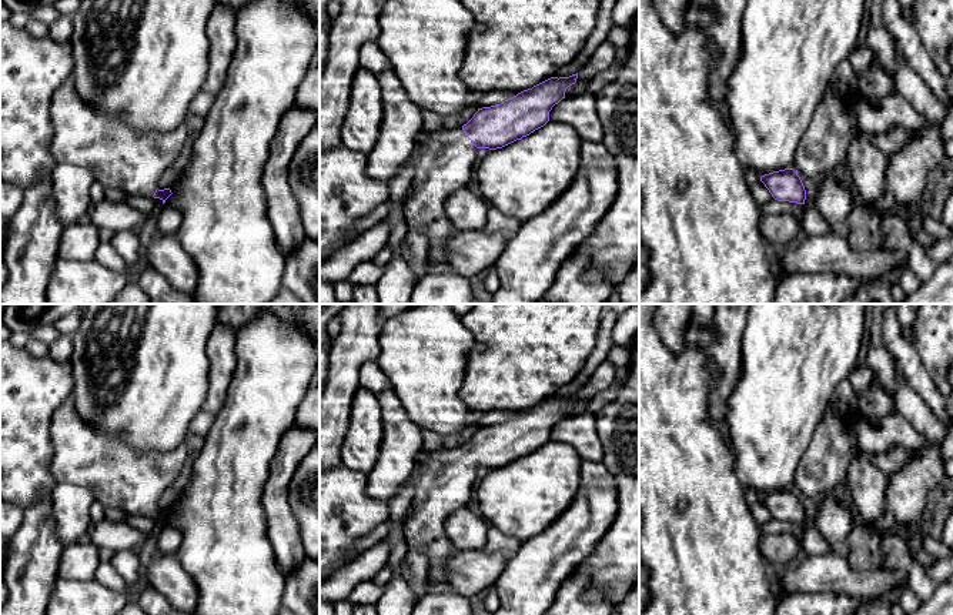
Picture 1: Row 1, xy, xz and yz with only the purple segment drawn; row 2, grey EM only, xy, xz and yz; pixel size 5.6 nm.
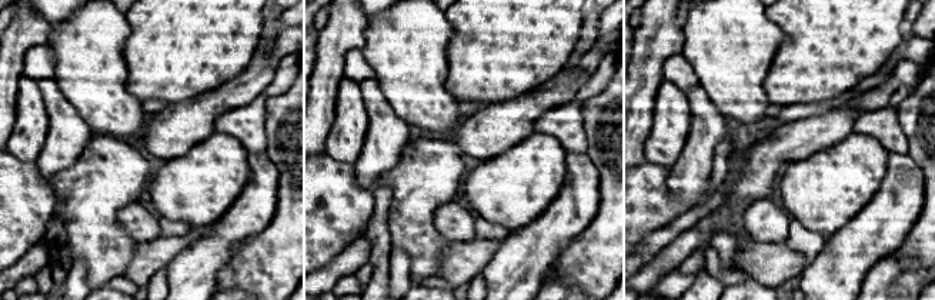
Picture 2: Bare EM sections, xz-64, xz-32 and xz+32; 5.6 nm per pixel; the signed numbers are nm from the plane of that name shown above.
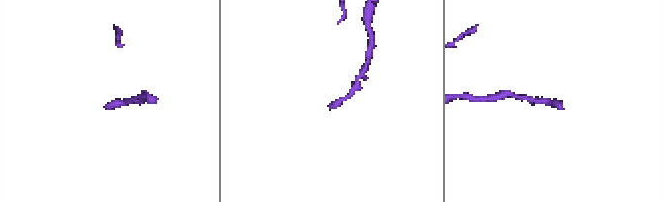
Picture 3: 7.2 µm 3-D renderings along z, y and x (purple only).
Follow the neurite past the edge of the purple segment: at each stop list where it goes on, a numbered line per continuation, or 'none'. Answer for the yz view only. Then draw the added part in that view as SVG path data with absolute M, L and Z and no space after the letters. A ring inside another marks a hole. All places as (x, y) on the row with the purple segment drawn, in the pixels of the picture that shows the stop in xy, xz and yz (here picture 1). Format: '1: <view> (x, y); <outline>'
1: yz (833, 127); M827 88L822 96L797 146L792 168L799 176L819 181L847 160L849 146L862 133L852 107L857 93L836 96Z

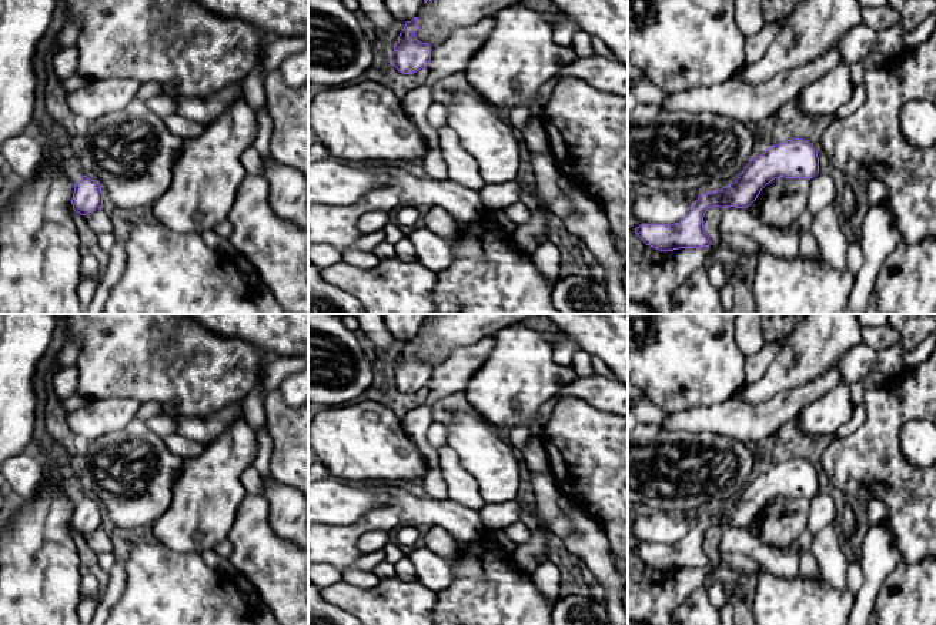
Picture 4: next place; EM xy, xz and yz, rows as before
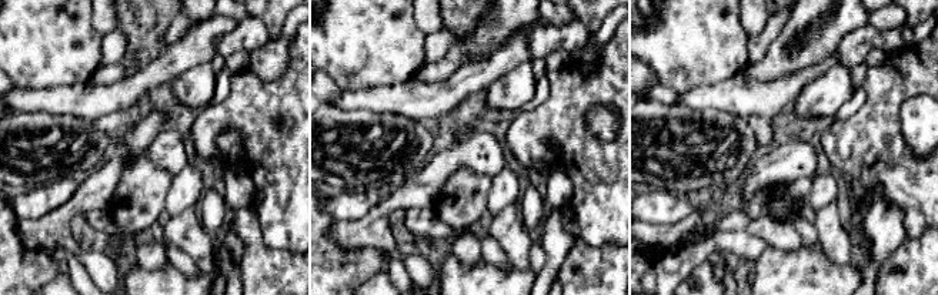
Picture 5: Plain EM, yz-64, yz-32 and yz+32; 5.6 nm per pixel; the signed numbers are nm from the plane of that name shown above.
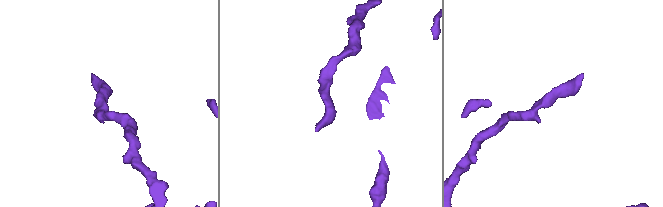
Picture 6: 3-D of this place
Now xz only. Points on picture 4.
none

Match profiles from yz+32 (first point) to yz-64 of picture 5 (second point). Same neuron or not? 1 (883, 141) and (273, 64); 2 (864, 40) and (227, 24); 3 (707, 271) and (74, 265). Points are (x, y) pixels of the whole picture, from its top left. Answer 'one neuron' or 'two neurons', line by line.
1: two neurons
2: two neurons
3: two neurons

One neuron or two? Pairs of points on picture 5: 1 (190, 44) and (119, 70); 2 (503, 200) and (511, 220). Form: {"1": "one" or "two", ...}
{"1": "two", "2": "two"}

